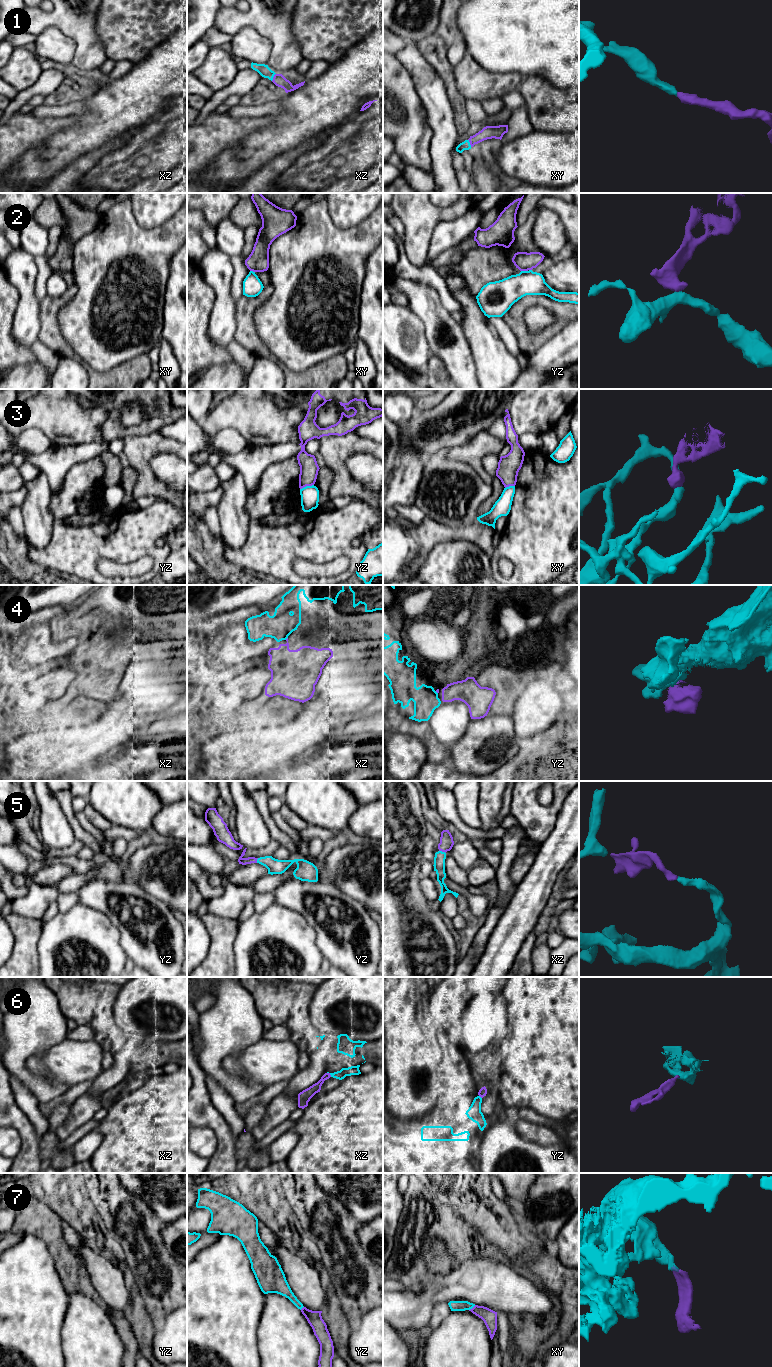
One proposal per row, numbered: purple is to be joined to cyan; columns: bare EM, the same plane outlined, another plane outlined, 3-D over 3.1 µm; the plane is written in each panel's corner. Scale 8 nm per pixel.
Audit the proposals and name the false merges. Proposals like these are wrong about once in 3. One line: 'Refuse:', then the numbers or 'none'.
Refuse: 2, 3

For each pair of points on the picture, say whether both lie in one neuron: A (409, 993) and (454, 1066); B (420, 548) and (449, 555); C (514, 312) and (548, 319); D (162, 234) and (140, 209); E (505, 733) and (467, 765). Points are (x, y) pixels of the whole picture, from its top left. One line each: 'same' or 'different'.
A: different
B: different
C: different
D: different
E: same

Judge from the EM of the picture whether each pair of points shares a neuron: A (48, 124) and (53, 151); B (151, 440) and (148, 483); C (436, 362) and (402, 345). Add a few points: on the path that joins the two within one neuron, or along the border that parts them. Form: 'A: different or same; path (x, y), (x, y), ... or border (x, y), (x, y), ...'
A: different; border (70, 125), (53, 133), (41, 146), (30, 149)
B: same; path (144, 451), (144, 472)
C: different; border (431, 355), (425, 369)

